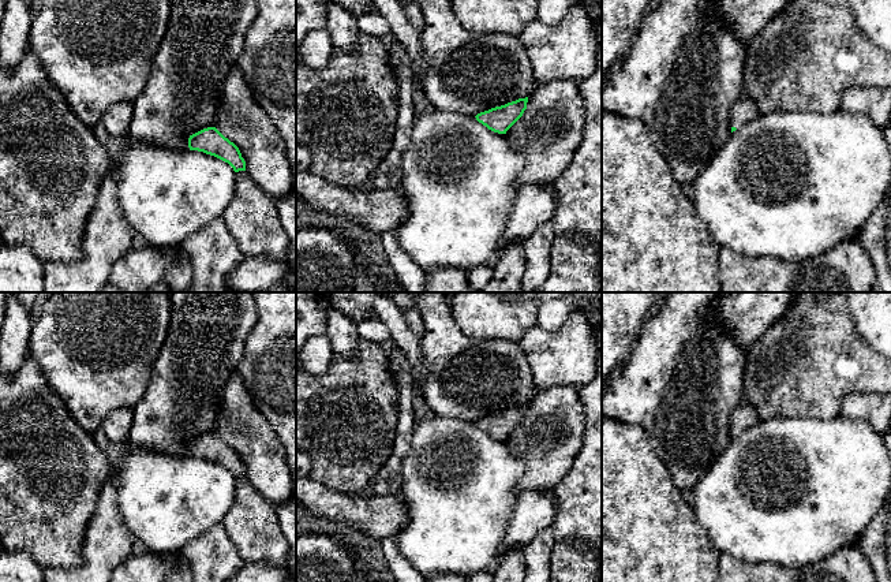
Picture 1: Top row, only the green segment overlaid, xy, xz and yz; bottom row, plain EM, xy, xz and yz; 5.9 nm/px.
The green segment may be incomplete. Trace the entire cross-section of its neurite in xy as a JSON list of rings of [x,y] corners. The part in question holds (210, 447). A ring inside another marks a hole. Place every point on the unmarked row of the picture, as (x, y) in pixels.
[[[216,433],[203,434],[188,444],[190,456],[203,458],[228,469],[235,478],[246,477],[246,467],[239,454]]]

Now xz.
[[[528,403],[518,404],[501,413],[478,419],[475,424],[488,436],[506,440],[506,437],[523,422]]]

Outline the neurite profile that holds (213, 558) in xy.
[[[222,523],[187,542],[180,553],[190,562],[192,582],[227,582],[246,566]]]

